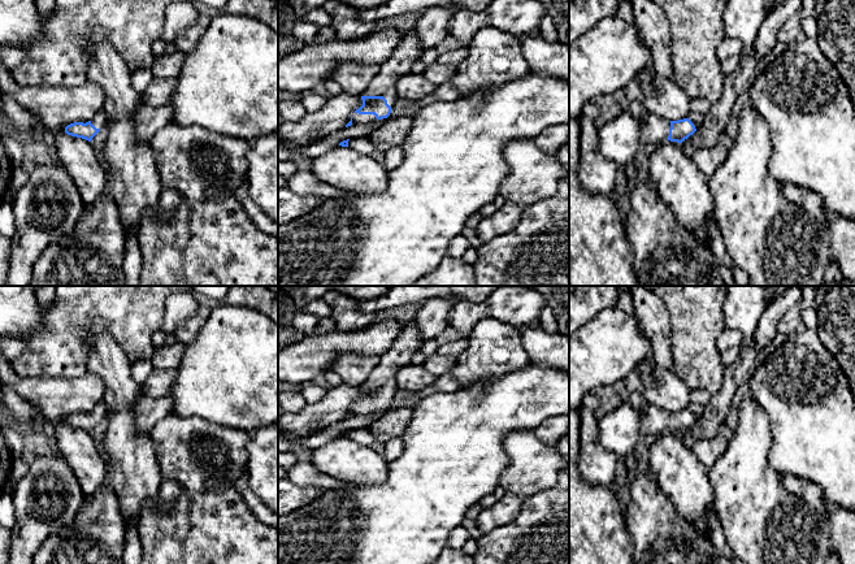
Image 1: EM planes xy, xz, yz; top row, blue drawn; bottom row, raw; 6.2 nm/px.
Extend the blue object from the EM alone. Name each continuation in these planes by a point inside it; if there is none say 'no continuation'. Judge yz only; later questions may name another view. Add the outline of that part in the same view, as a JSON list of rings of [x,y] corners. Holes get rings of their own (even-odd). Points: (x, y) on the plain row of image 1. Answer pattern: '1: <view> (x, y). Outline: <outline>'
1: yz (654, 420). Outline: [[[648,404],[638,413],[641,418],[639,433],[644,442],[668,430],[670,420],[669,411]]]

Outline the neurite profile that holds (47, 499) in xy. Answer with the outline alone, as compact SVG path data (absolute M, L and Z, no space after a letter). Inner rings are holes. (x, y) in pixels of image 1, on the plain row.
M40 452L14 487L12 499L16 525L10 529L8 564L32 564L47 538L71 525L84 494L64 457Z

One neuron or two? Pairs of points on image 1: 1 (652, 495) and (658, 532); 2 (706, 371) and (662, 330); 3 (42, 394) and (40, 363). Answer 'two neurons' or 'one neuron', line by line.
1: one neuron
2: two neurons
3: two neurons

